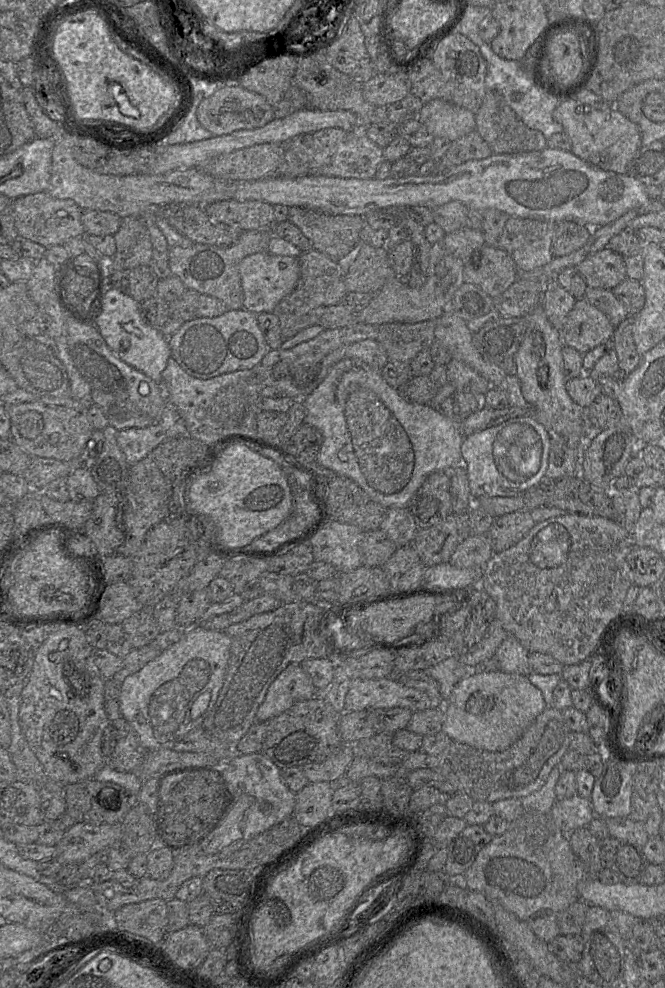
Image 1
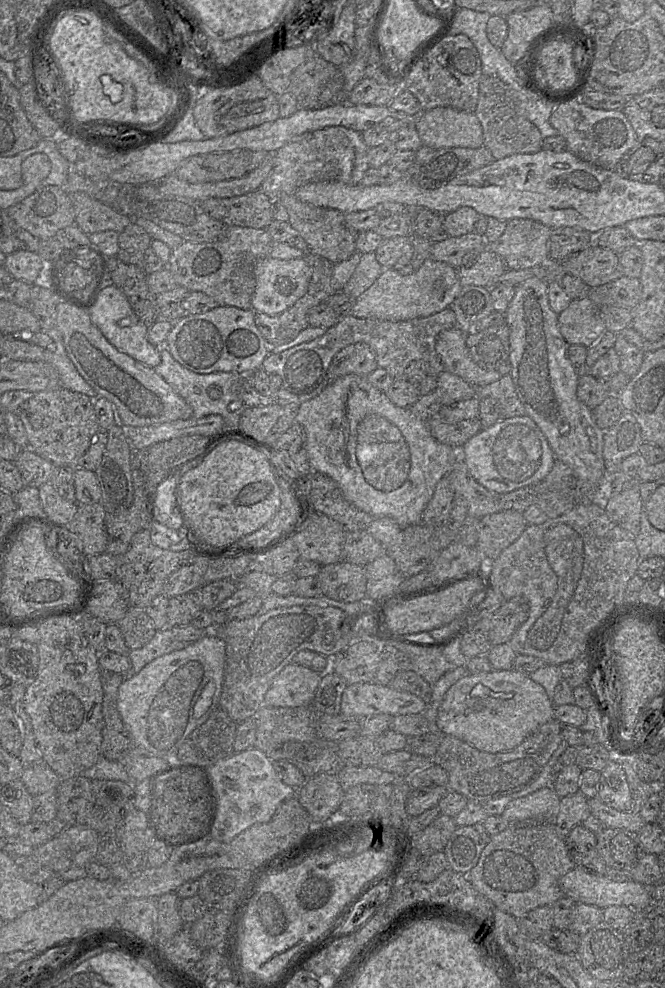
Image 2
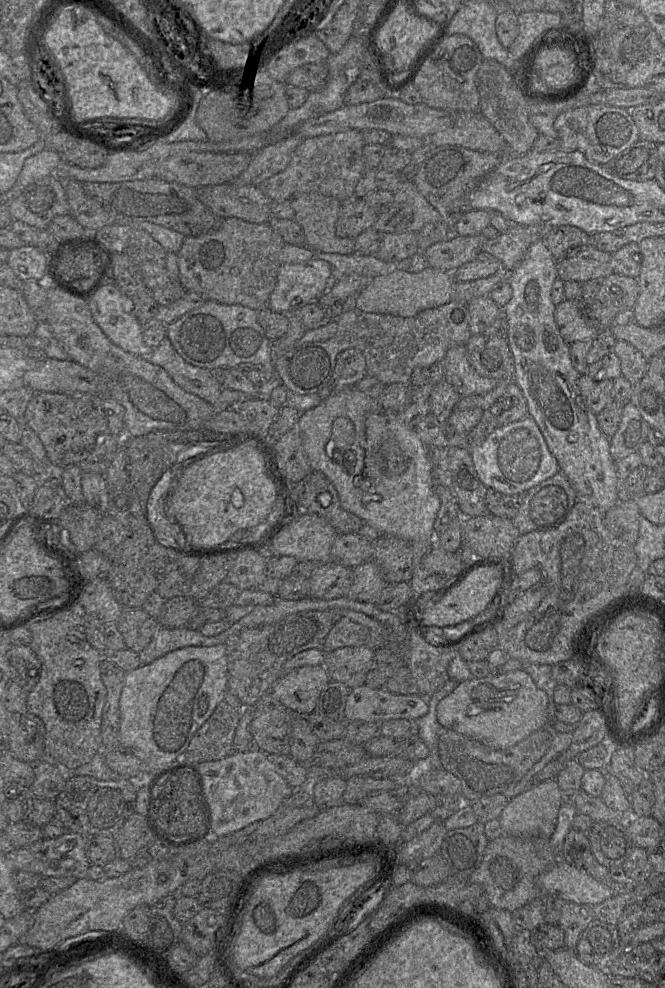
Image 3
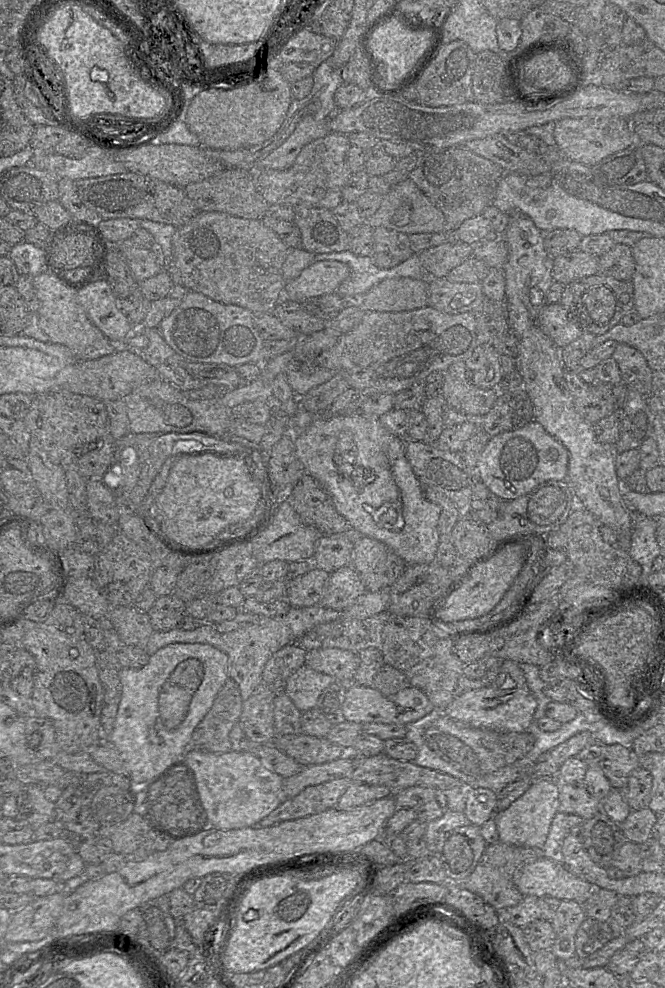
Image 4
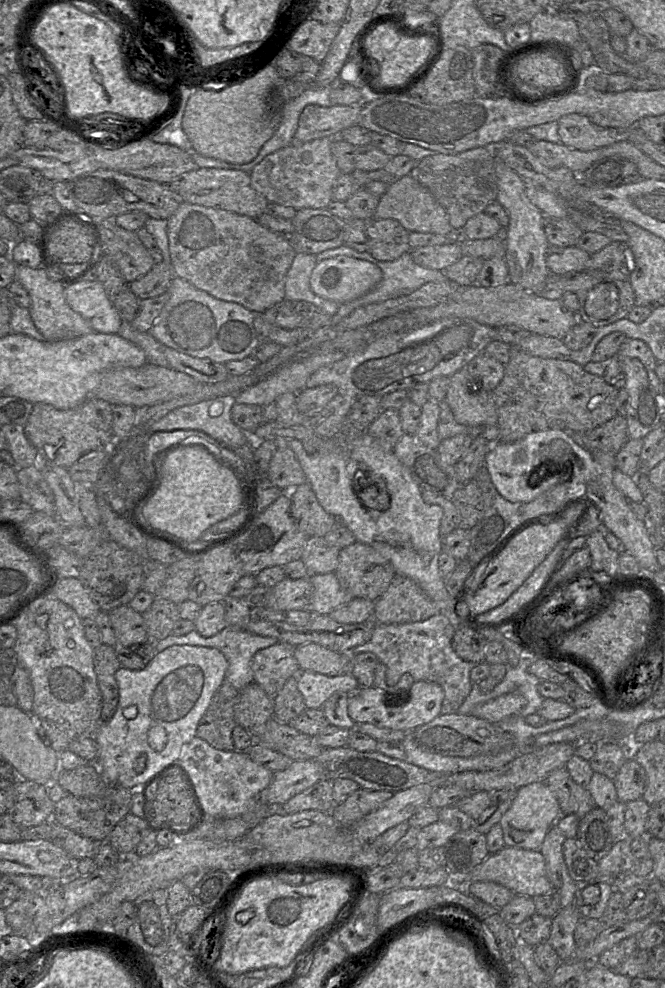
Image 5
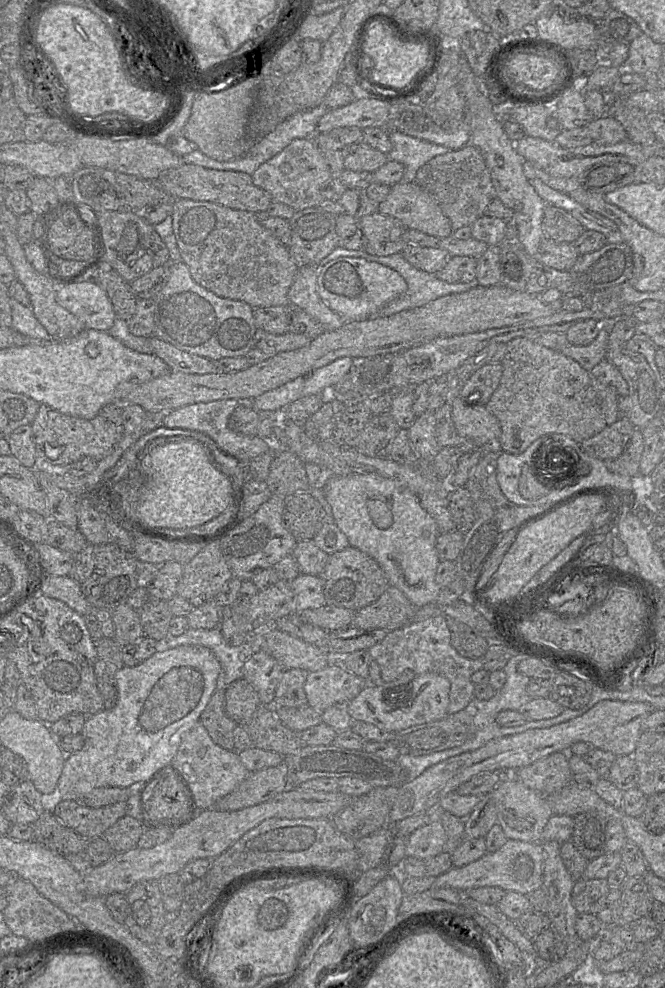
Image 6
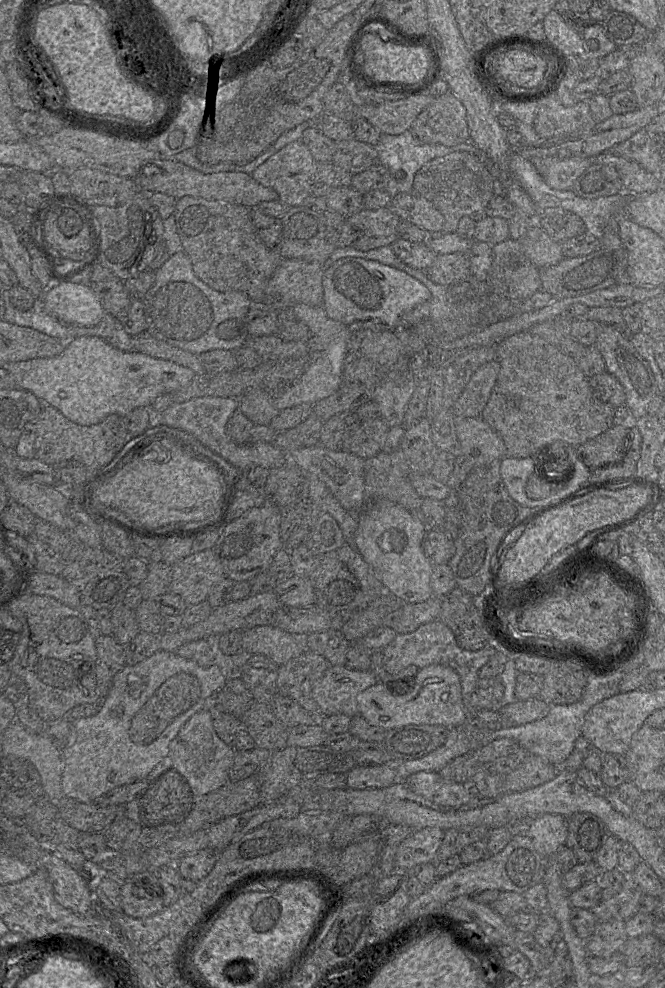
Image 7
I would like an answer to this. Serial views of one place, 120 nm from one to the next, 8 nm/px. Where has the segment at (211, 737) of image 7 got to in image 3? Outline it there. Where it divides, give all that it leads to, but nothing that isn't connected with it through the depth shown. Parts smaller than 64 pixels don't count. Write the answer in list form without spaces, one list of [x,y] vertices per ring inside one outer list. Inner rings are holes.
[[[258,748],[233,751],[226,757],[195,763],[200,773],[205,798],[211,812],[211,836],[221,837],[254,822],[269,818],[293,789],[279,775],[266,753]]]

